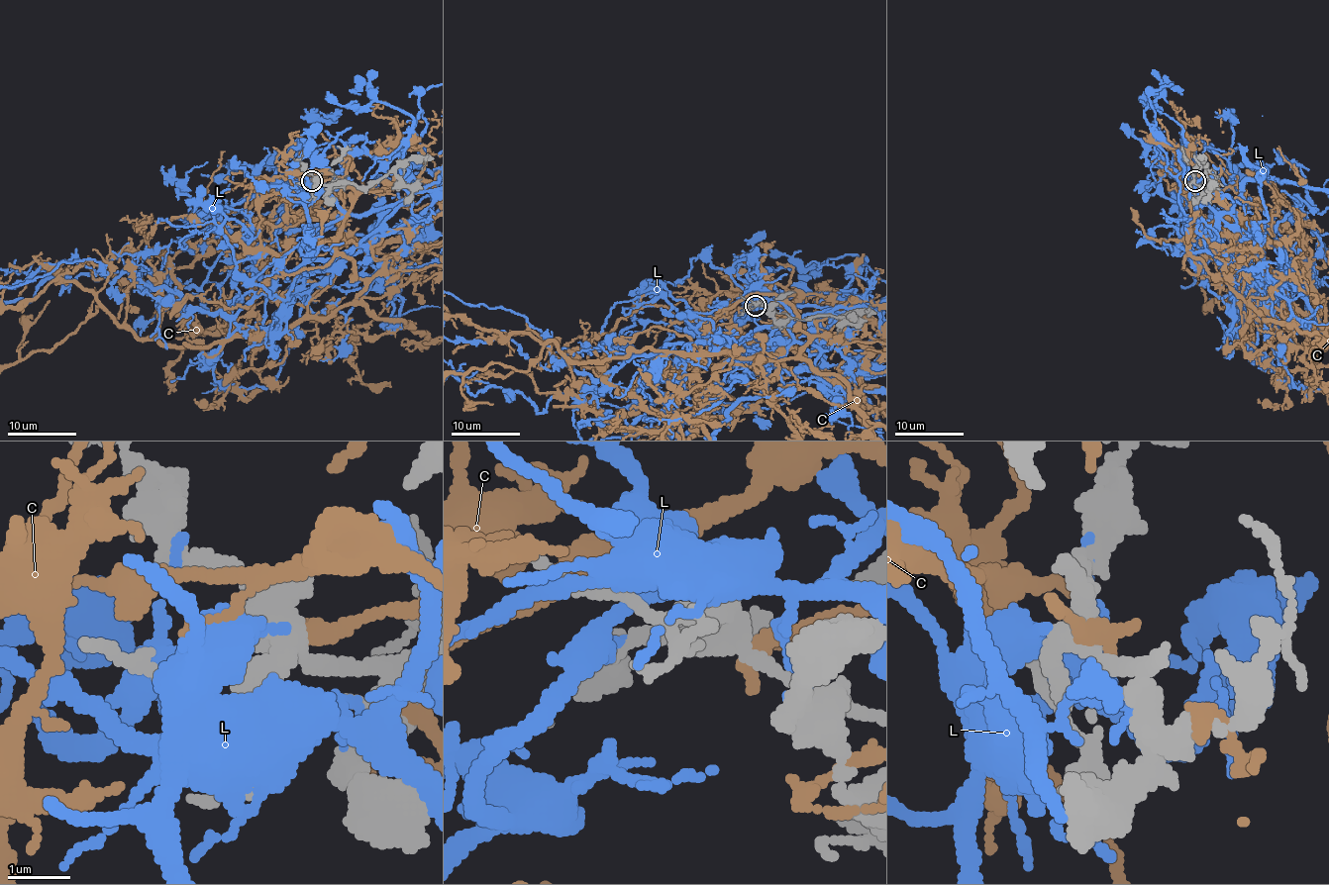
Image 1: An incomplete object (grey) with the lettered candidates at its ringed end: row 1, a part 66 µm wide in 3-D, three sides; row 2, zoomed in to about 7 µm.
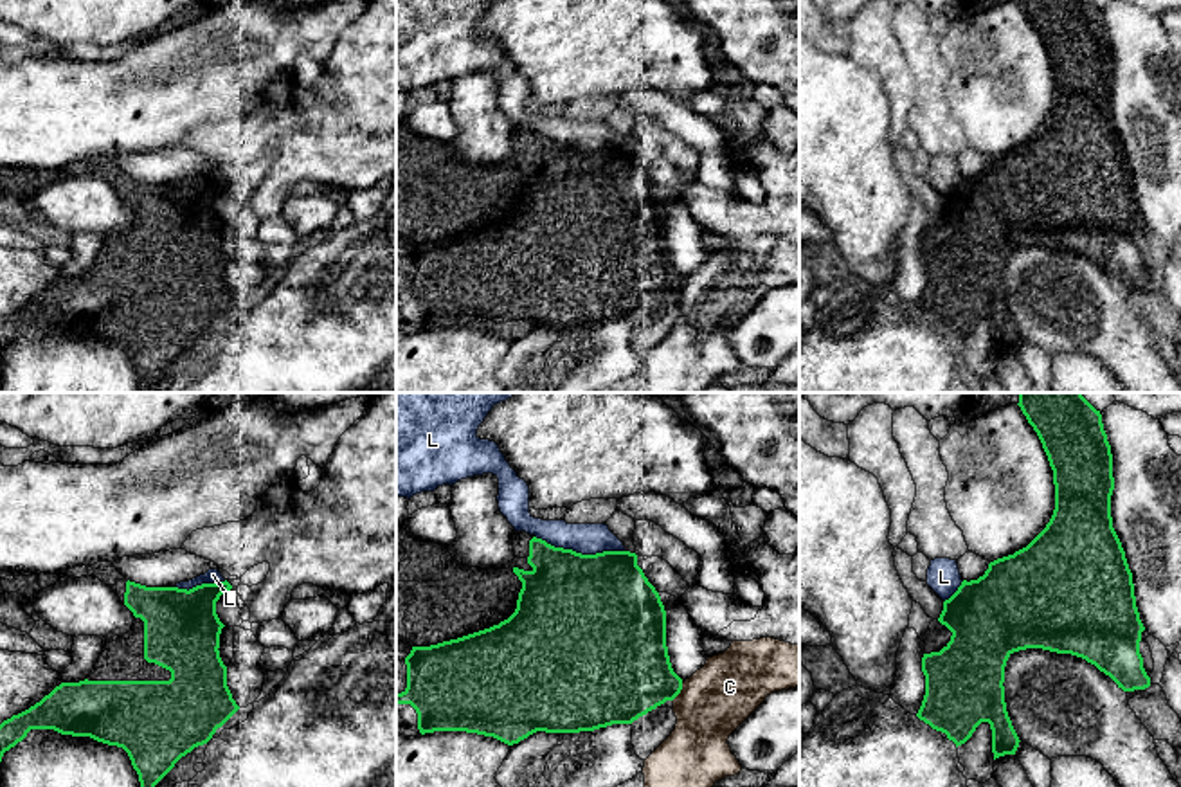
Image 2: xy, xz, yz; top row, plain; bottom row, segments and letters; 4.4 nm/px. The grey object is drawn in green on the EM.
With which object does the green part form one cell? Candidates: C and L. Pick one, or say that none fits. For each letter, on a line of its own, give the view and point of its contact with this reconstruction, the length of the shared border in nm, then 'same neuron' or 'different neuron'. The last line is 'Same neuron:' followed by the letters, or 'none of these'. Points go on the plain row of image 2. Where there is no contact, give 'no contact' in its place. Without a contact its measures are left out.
C: xz (679, 289) | 90 nm | different neuron
L: xz (580, 150) | 400 nm | different neuron
Same neuron: none of these

